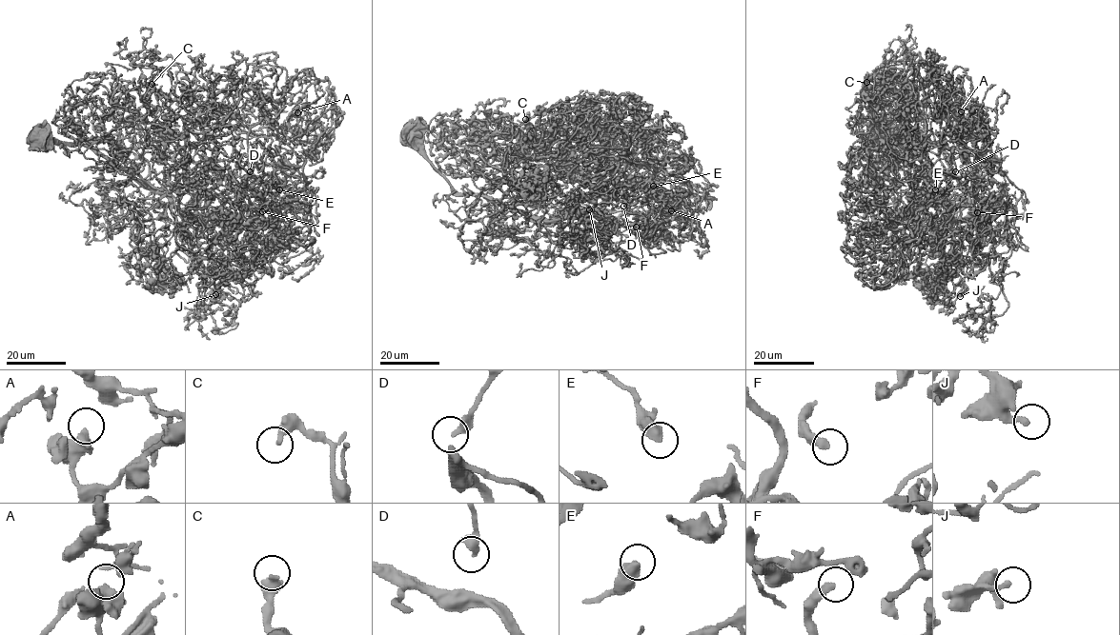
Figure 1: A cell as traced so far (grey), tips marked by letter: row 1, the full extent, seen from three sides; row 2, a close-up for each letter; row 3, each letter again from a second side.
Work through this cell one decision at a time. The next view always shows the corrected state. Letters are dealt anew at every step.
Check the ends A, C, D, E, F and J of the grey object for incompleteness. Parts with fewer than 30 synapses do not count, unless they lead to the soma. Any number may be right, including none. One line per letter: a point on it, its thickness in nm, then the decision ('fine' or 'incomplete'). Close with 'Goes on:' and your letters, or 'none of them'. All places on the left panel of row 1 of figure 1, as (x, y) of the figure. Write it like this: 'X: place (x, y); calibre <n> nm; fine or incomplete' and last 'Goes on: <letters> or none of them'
A: place (297, 112); calibre 500 nm; fine
C: place (152, 84); calibre 360 nm; fine
D: place (250, 171); calibre 320 nm; fine
E: place (279, 189); calibre 440 nm; fine
F: place (262, 211); calibre 380 nm; fine
J: place (215, 294); calibre 200 nm; fine
Goes on: none of them

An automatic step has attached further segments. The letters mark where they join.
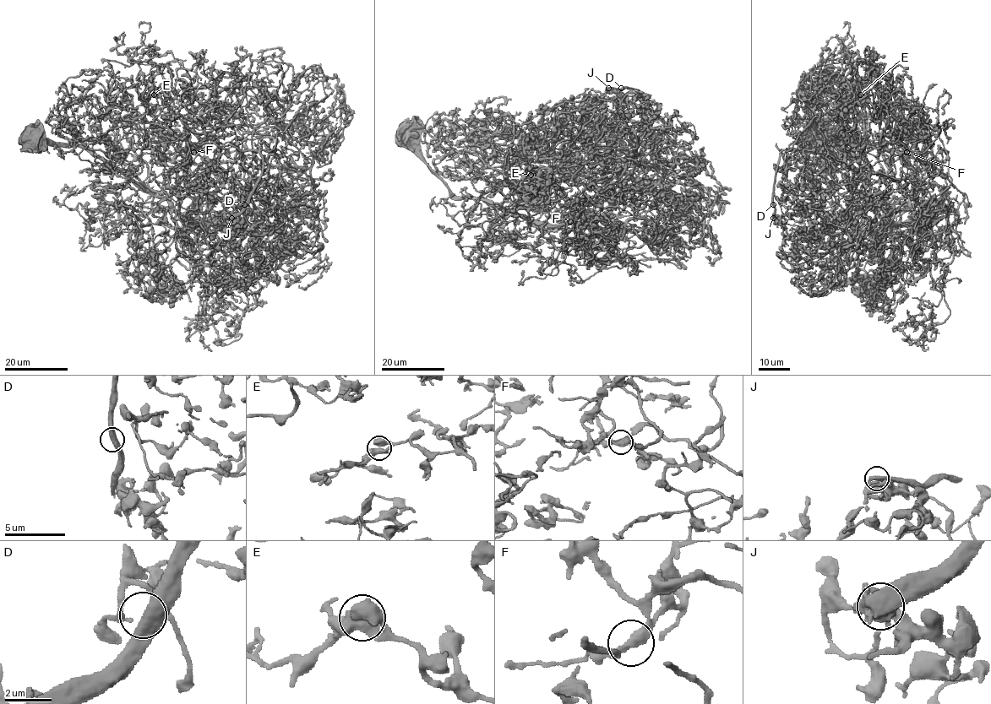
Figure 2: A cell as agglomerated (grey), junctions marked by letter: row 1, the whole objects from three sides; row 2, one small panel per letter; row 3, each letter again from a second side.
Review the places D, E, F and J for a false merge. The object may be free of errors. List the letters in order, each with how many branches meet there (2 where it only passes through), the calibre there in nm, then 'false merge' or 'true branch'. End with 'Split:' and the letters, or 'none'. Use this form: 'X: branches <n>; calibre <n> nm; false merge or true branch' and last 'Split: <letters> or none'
D: branches 2; calibre 500 nm; true branch
E: branches 2; calibre 480 nm; true branch
F: branches 2; calibre 400 nm; true branch
J: branches 2; calibre 650 nm; false merge
Split: J

